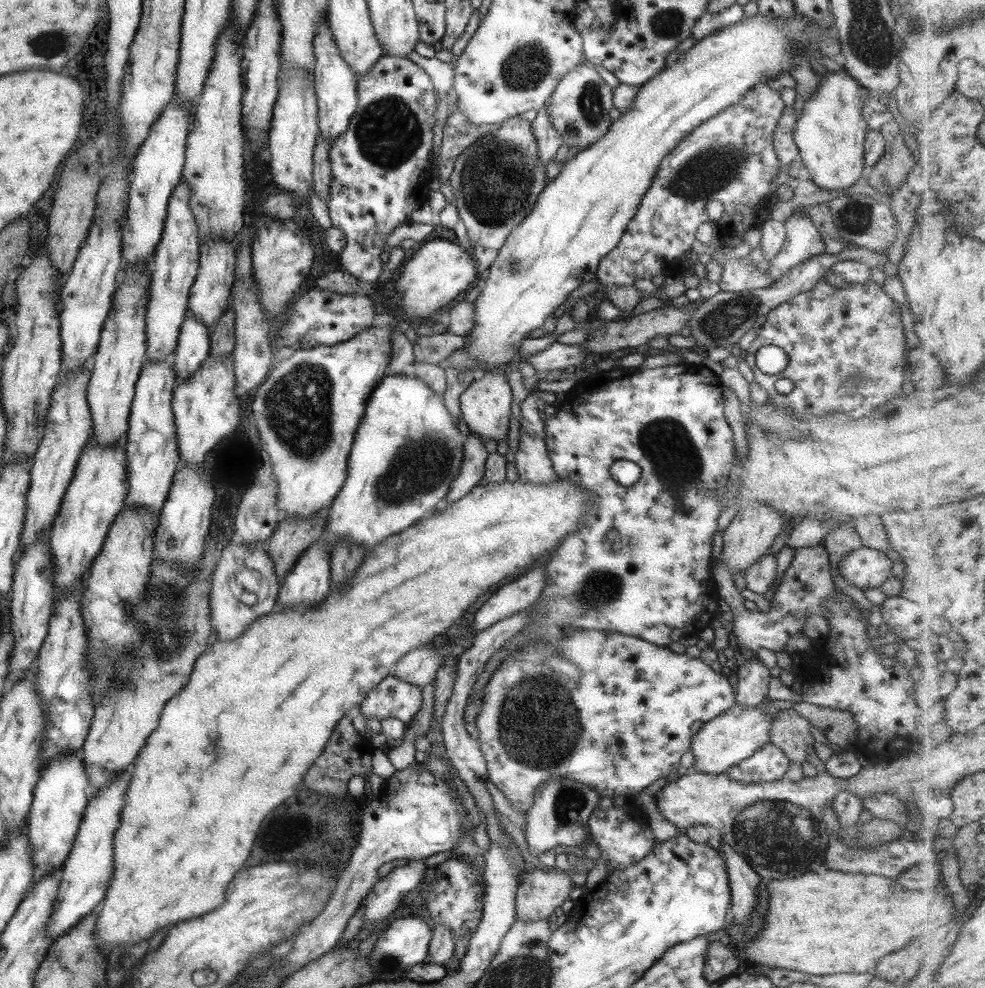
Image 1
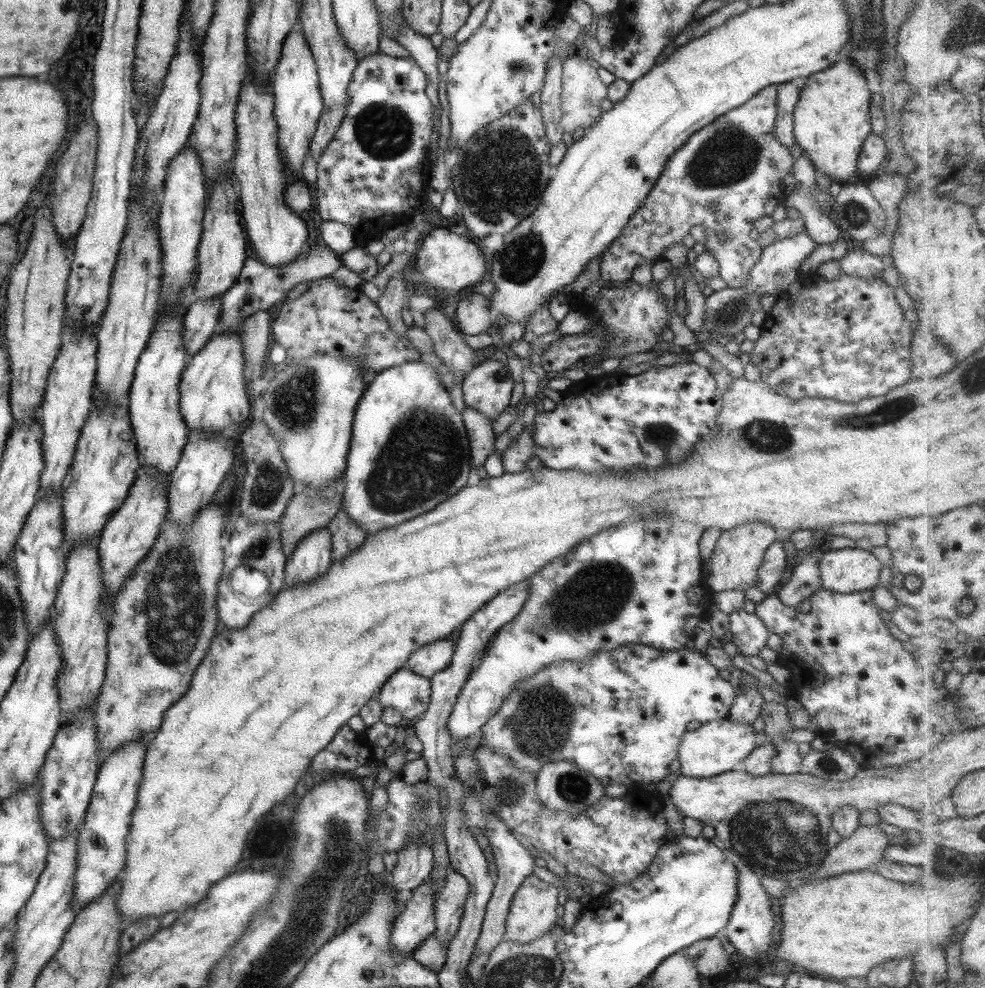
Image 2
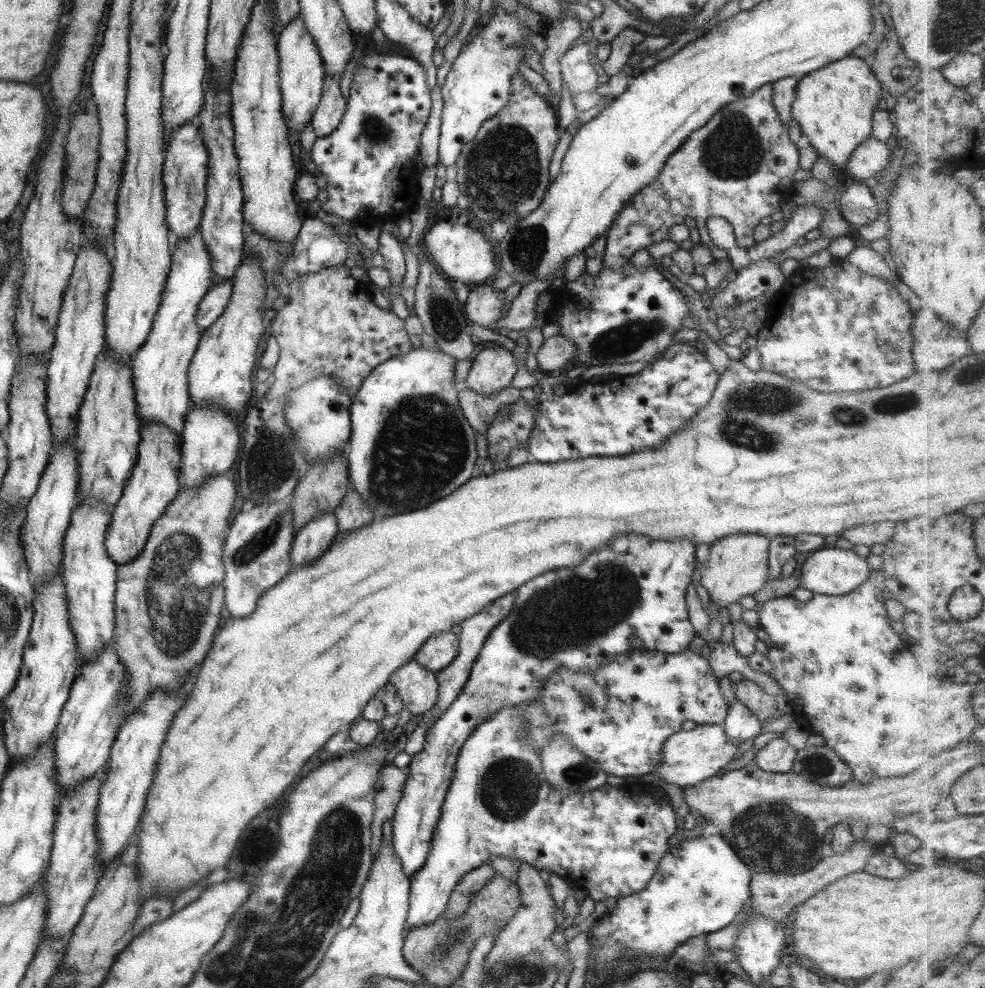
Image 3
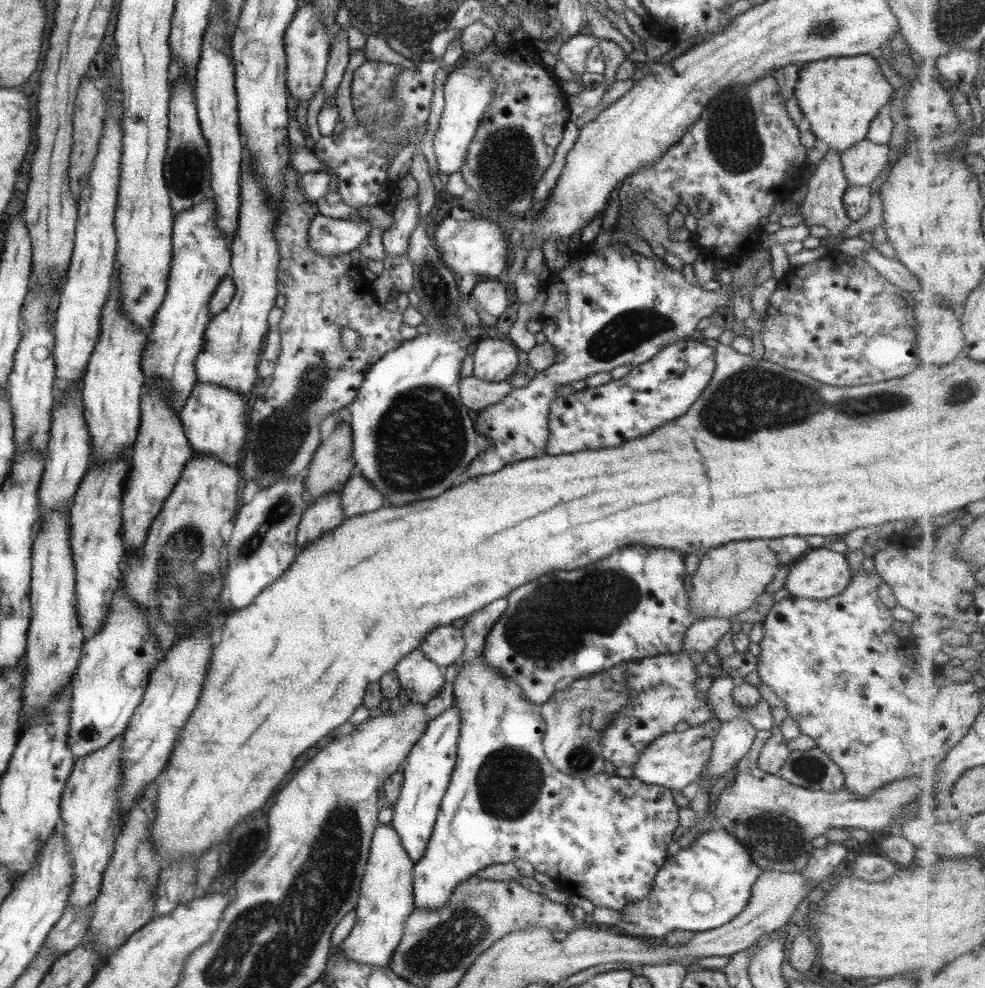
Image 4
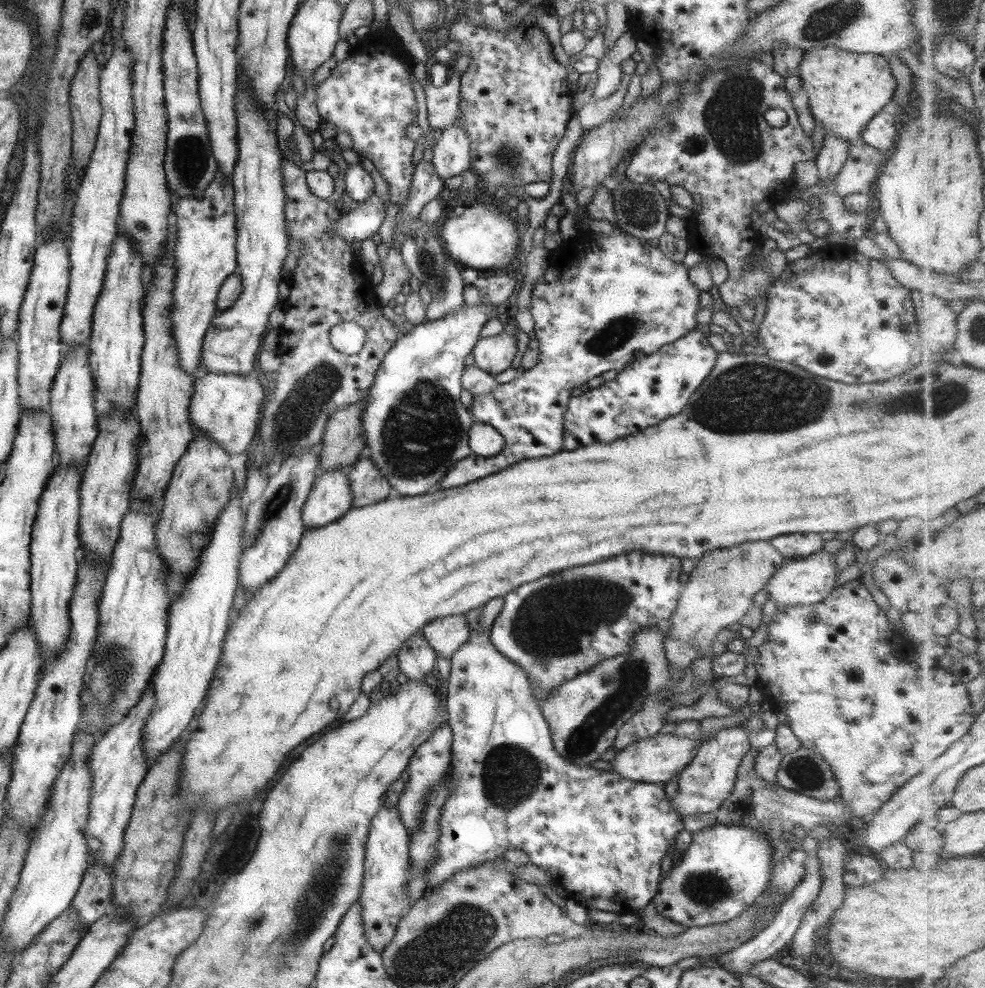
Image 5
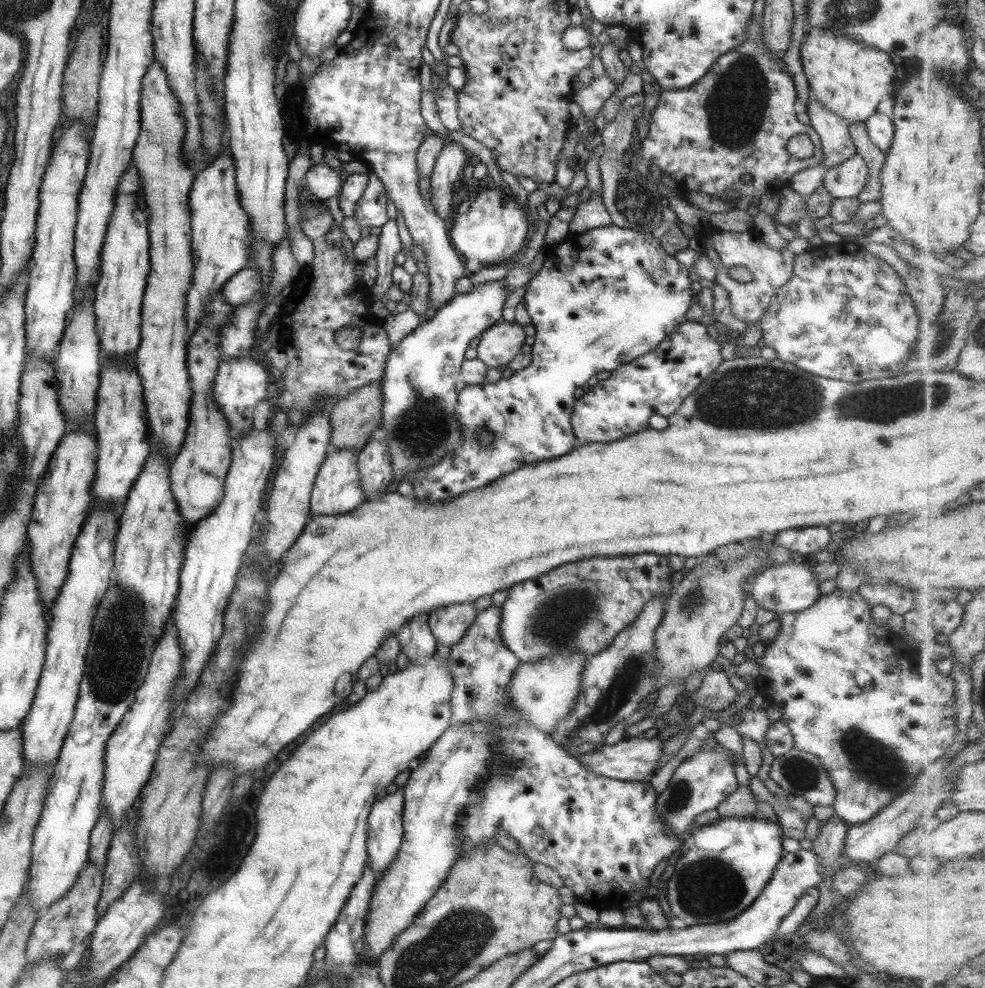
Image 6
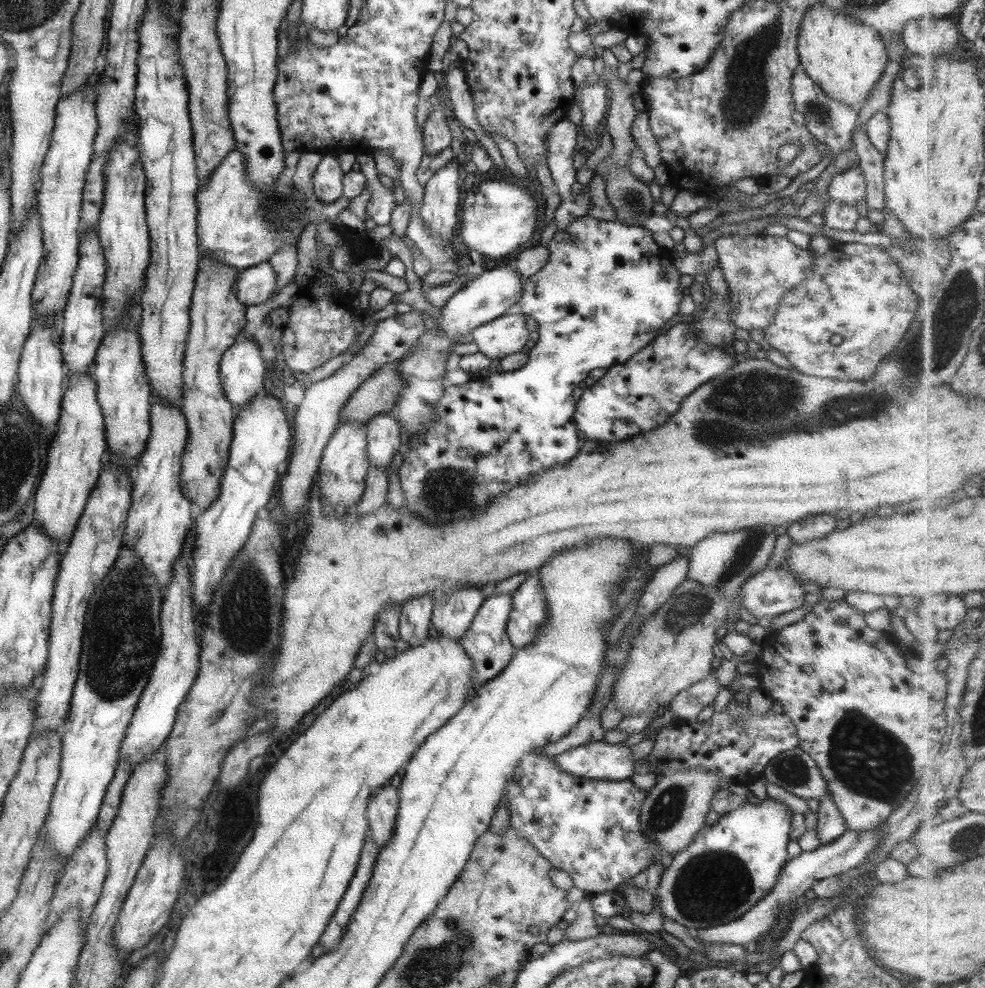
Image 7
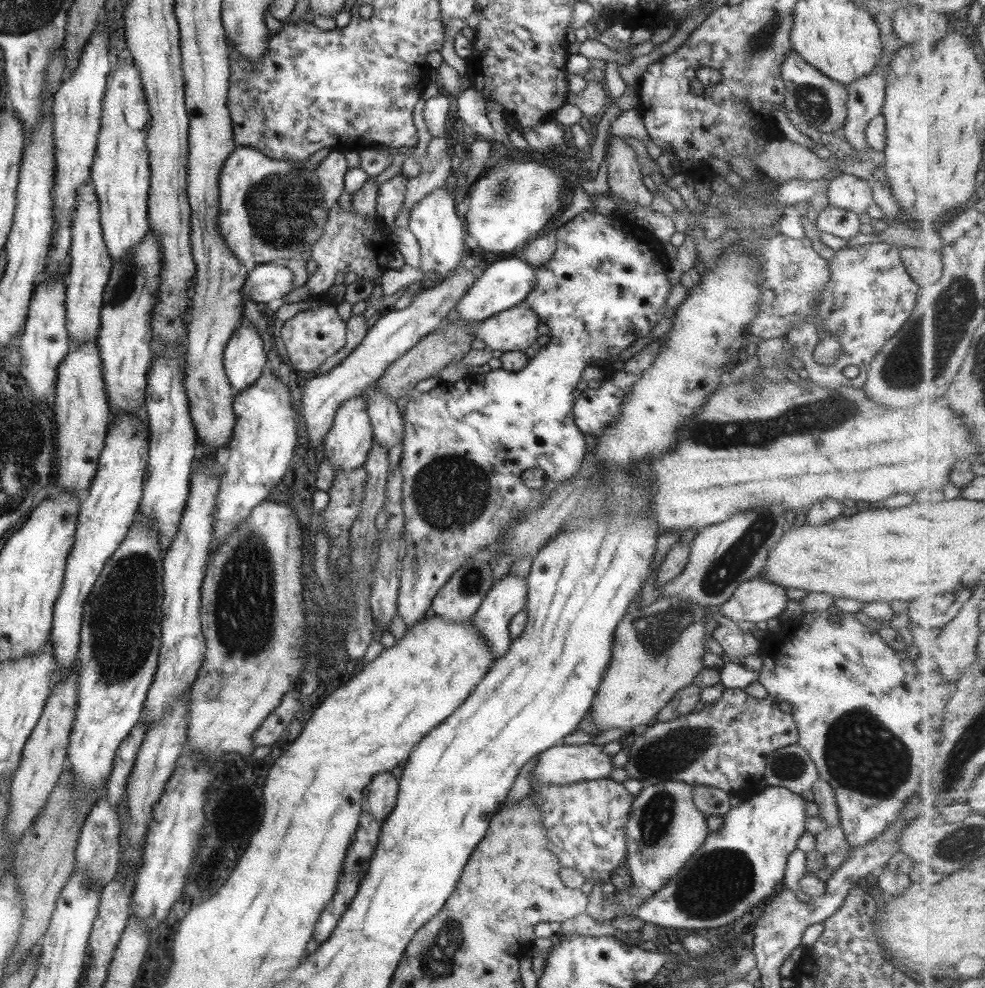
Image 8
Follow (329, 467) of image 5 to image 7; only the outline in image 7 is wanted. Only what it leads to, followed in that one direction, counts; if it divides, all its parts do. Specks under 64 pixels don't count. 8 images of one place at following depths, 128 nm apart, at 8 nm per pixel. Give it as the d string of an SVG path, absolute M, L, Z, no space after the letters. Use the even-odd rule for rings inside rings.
M392 361L367 380L363 381L339 411L340 422L357 422L365 425L377 414L389 413L397 404L401 389L401 374L398 364Z

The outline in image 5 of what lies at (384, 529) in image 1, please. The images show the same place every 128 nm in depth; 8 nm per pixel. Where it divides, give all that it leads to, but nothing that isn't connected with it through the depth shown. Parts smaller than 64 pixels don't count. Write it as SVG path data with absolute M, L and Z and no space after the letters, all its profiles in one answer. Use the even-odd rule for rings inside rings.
M464 304L443 318L424 321L399 335L384 354L365 397L361 413L361 434L368 457L391 486L391 496L425 494L435 486L457 460L469 456L468 432L471 415L459 401L463 359L489 320L491 304Z

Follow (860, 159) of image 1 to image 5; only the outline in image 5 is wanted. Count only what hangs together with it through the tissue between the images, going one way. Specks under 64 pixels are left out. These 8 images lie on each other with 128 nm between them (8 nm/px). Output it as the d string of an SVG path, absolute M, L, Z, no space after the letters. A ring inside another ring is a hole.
M835 46L803 51L797 76L807 93L810 116L837 139L858 142L865 126L893 98L896 81L888 63L888 58L878 54L851 53Z

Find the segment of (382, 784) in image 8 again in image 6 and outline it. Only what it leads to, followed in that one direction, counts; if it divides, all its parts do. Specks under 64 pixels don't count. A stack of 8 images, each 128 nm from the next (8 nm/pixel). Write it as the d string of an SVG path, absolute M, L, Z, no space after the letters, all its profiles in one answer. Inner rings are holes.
M401 789L387 793L383 798L374 801L366 818L367 864L375 876L381 878L389 862L395 858L402 842L402 806Z

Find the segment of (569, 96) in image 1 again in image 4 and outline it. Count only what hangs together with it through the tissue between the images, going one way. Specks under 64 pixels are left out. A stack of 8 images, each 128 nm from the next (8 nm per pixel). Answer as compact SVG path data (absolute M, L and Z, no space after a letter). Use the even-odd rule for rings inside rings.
M577 34L567 38L558 47L554 48L567 66L567 70L579 76L585 73L585 58L588 56L588 50L597 44L597 39L590 34Z

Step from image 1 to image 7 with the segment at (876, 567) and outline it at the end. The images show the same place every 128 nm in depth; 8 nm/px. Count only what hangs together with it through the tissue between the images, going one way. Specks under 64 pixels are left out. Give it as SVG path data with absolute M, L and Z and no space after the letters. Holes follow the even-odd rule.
M767 567L746 578L740 587L739 608L745 608L755 619L800 608L804 603L802 582L792 572Z

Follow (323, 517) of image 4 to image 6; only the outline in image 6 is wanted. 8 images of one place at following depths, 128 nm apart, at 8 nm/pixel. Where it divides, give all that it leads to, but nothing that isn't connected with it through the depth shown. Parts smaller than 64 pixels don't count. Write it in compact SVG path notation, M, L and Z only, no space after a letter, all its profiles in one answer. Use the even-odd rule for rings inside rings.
M329 448L314 477L309 501L310 516L345 514L359 506L365 500L359 479L361 478L357 468L357 451L353 448L345 448L345 450Z

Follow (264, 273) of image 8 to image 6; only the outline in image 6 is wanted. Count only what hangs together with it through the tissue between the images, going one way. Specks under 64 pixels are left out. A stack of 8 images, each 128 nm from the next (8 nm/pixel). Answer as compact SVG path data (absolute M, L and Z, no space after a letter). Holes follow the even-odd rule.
M251 267L239 270L230 276L223 284L221 293L225 302L231 306L241 306L259 299L261 280Z

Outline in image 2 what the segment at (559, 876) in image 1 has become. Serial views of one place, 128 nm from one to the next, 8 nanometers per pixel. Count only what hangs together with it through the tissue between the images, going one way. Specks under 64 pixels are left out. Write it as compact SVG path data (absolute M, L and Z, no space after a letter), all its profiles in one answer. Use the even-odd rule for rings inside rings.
M533 874L527 875L512 896L507 919L505 919L503 938L507 941L526 943L543 933L550 932L552 926L558 924L559 921L555 914L559 891L559 887L554 886L553 883L541 881Z

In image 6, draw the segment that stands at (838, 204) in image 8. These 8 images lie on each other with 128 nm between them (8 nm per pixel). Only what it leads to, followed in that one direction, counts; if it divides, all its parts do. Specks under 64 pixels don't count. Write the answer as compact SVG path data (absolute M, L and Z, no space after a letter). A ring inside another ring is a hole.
M858 154L827 169L822 185L833 199L856 197L866 184L867 167Z

